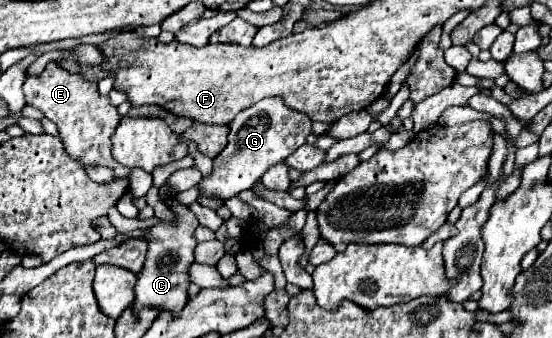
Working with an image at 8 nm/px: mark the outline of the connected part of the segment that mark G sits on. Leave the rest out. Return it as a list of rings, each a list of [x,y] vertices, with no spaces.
[[[273,96],[263,98],[257,104],[239,112],[229,128],[231,132],[227,148],[219,154],[219,158],[213,160],[211,176],[203,178],[197,184],[199,190],[207,196],[231,198],[237,196],[241,190],[251,188],[263,176],[263,172],[267,172],[269,166],[285,160],[301,144],[305,144],[307,136],[313,130],[313,120],[307,114],[285,106],[281,96]]]

